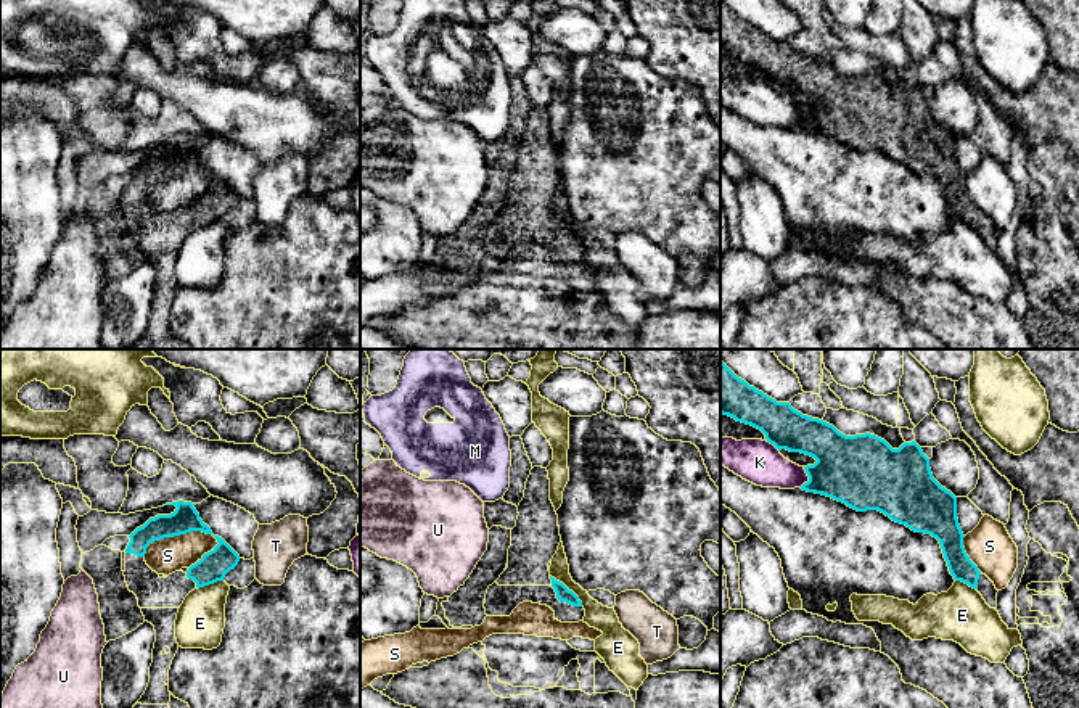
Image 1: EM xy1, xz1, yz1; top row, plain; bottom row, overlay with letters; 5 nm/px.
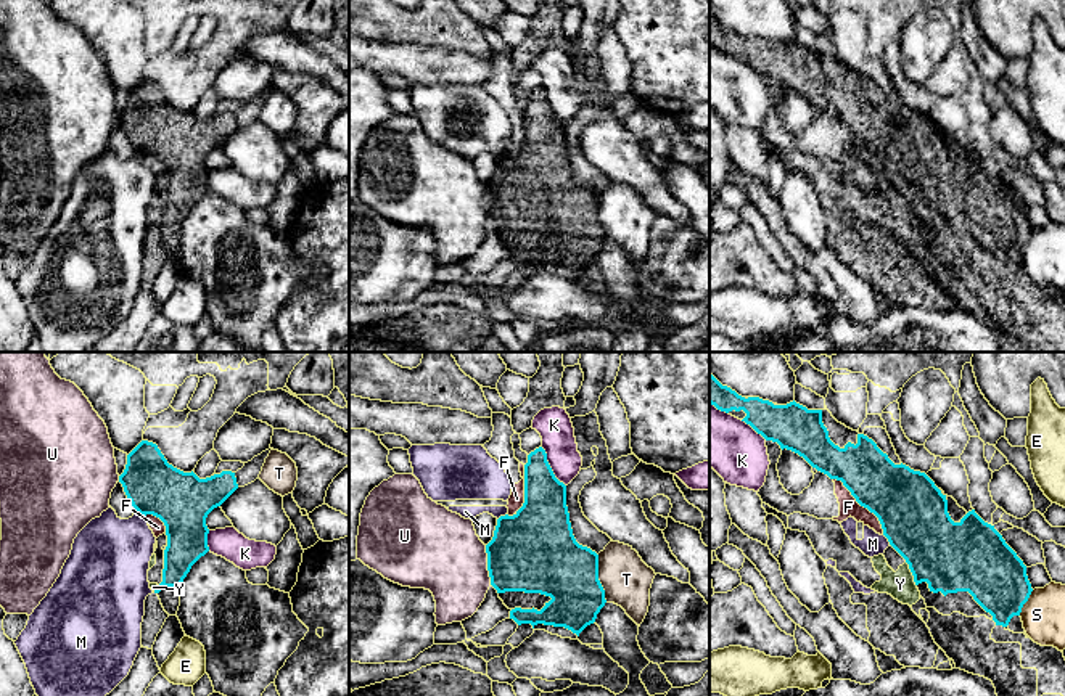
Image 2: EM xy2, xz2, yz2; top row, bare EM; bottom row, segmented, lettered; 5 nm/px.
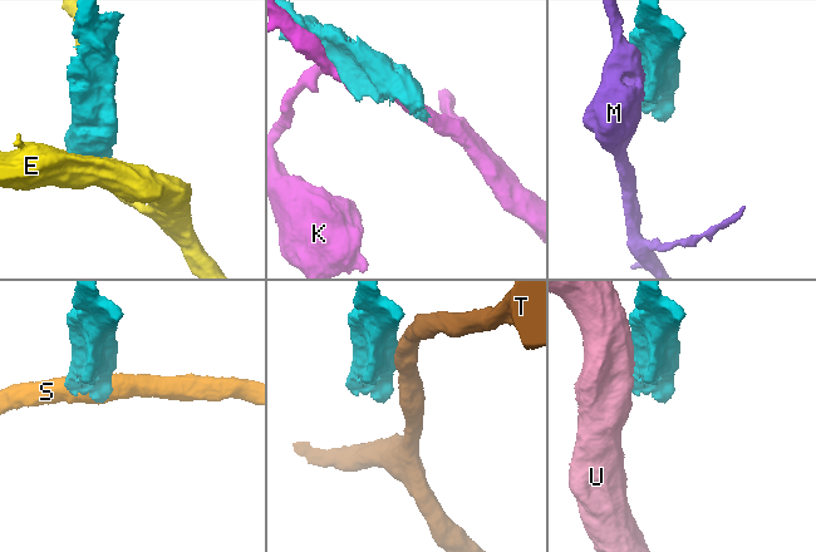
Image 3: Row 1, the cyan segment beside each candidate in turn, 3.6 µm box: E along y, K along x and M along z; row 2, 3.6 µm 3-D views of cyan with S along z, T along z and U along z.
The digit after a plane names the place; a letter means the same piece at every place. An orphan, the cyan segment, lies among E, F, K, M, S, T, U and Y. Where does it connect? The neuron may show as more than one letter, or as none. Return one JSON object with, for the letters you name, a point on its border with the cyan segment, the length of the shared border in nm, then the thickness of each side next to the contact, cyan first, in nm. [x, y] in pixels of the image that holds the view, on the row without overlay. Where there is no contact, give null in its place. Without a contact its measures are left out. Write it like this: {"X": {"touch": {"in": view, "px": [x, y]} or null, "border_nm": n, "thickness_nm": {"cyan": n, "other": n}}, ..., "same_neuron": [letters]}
{"same_neuron": []}

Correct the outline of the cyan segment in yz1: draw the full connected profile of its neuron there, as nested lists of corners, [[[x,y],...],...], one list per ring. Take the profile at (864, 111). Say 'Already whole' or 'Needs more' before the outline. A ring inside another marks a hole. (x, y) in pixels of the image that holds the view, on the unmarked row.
Needs more. [[[722,0],[720,53],[761,69],[767,82],[778,90],[786,88],[814,97],[817,101],[804,106],[809,121],[801,126],[802,130],[831,137],[857,151],[878,150],[915,172],[936,177],[954,219],[976,228],[986,243],[997,249],[999,230],[965,191],[965,175],[957,158],[957,137],[933,117],[929,98],[915,80],[892,88],[884,79],[870,72],[846,76],[823,60],[802,55],[790,42],[777,42],[749,26]]]

